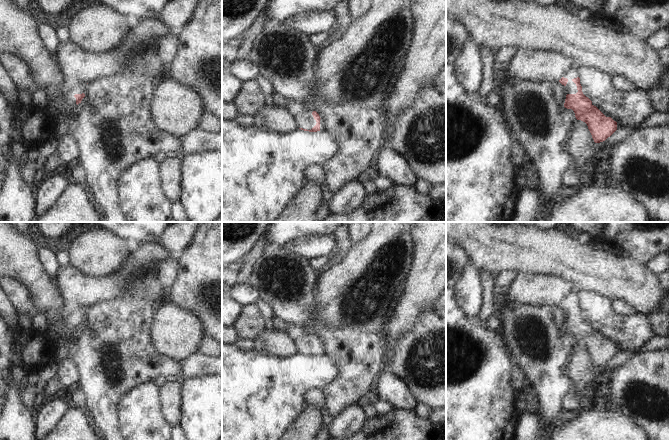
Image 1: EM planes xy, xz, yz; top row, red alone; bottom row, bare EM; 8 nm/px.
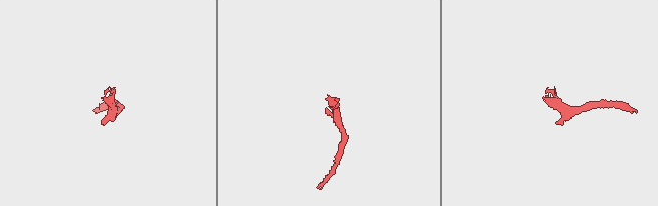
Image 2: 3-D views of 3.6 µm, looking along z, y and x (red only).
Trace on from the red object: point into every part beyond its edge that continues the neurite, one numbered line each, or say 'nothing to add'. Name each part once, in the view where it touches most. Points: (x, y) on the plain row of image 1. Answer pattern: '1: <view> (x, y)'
1: yz (571, 312)

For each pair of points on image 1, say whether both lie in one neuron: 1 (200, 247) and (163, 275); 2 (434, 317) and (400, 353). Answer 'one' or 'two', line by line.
1: two
2: one

